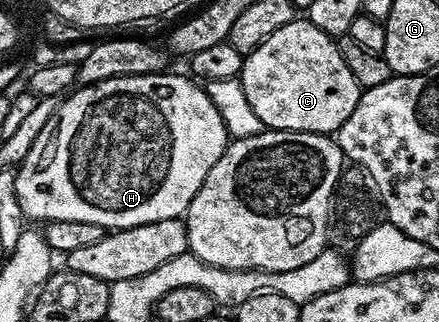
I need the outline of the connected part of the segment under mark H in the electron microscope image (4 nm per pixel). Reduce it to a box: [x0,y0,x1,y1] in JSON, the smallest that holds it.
[17,73,229,229]

